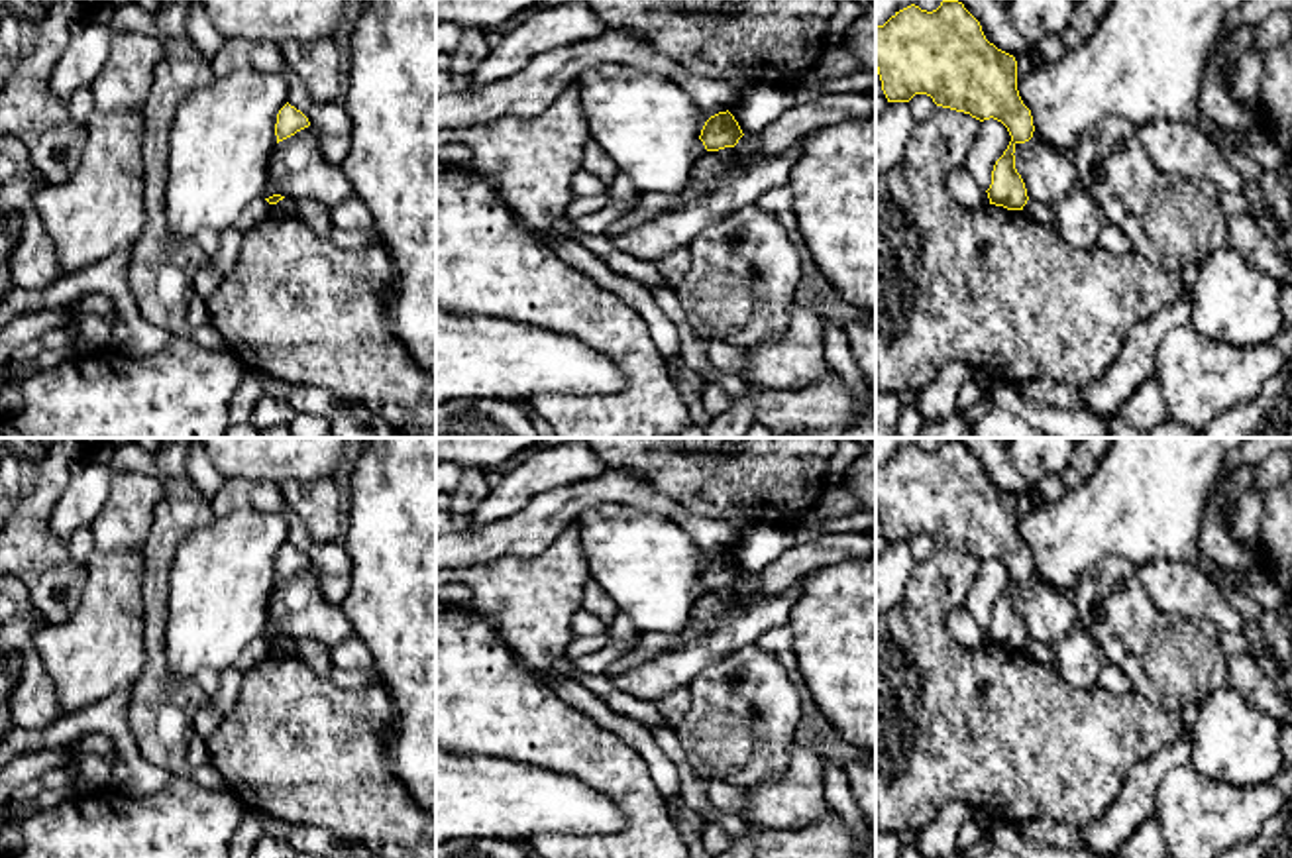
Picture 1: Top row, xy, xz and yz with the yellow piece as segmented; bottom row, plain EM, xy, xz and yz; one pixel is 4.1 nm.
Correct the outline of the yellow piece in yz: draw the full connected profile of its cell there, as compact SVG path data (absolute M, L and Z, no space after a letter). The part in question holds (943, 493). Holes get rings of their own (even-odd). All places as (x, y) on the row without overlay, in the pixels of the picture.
M942 440L933 452L911 444L895 452L876 467L876 509L888 542L909 542L915 534L927 534L937 546L970 554L980 562L990 558L1001 562L1011 581L996 601L986 632L990 644L1023 650L1029 636L1013 593L1017 583L1033 577L1035 565L1017 530L1017 501L986 479L980 461L962 442Z

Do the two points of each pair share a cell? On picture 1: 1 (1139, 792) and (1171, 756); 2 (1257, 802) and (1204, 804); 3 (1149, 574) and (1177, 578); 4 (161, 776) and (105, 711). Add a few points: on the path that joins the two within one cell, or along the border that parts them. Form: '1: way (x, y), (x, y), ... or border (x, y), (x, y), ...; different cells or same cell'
1: way (1143, 782), (1161, 764); same cell
2: way (1243, 804), (1218, 804); same cell
3: way (1155, 578), (1171, 578); same cell
4: way (144, 768), (126, 750), (118, 729); same cell

